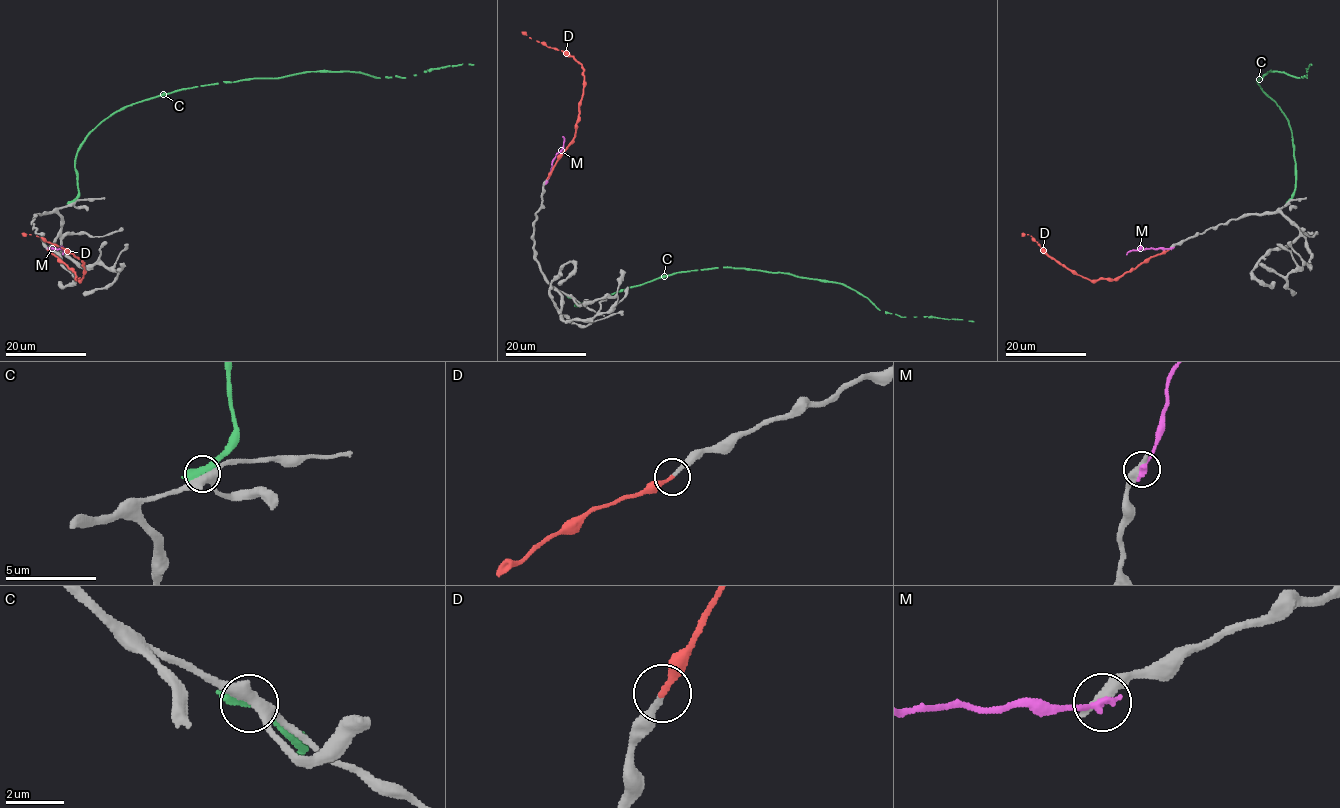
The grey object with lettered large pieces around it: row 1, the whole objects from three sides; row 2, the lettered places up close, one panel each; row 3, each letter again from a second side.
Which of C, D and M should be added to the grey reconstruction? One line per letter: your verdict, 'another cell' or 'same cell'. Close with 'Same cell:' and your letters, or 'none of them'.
C: another cell
D: same cell
M: another cell
Same cell: D

